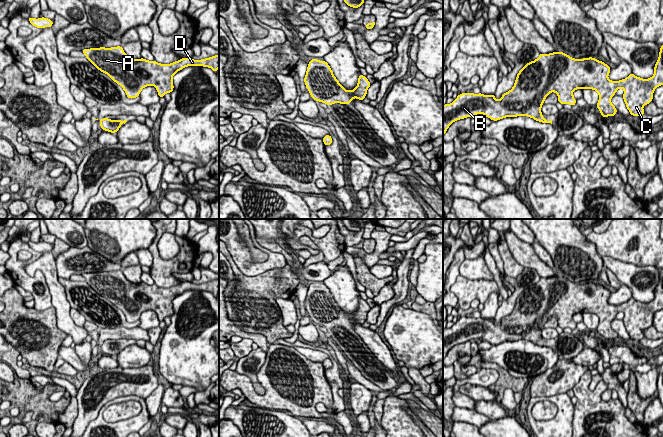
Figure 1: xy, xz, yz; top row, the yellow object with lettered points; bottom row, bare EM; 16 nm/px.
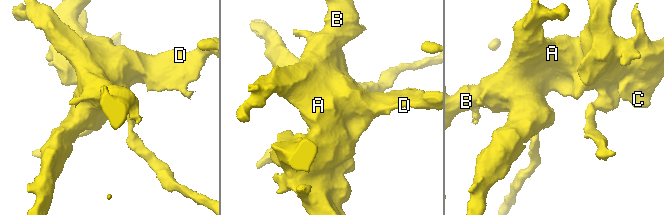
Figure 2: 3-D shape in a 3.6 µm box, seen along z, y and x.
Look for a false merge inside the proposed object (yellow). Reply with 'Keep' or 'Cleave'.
Keep

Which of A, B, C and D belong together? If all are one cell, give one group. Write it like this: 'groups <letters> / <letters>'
groups A B C D

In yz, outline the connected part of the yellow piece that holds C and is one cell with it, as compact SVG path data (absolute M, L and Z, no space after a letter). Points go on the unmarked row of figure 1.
M663 269L660 271L659 282L654 291L655 297L649 303L643 303L631 297L627 302L620 305L611 305L608 299L611 292L602 285L595 282L575 283L564 276L553 276L549 278L541 277L539 281L527 287L517 298L513 312L504 317L500 324L495 323L493 319L483 319L482 317L461 317L451 328L443 330L443 360L448 351L456 344L471 341L482 337L493 345L505 341L527 340L542 347L551 347L544 342L541 331L544 324L551 316L556 316L558 326L562 329L570 328L574 330L576 323L573 315L576 313L593 313L599 318L599 325L596 331L601 336L601 341L615 340L617 333L611 327L611 322L616 318L619 312L624 313L623 323L632 340L641 340L645 338L643 330L649 328L653 323L654 314L663 309Z

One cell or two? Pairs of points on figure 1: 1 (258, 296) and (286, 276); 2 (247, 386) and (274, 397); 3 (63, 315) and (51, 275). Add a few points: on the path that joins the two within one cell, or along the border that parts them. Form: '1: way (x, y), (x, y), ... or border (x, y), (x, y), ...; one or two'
1: way (265, 289), (274, 280), (279, 280); one
2: way (252, 393), (257, 398), (267, 398); one
3: way (61, 305), (54, 285); one

